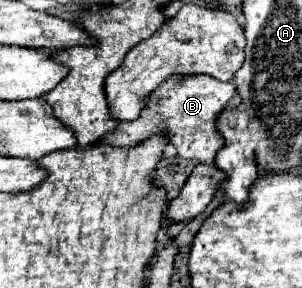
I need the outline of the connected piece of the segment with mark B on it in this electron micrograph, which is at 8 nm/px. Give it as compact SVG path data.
M191 75L187 79L169 79L163 87L151 93L147 107L141 111L137 121L119 123L113 133L103 137L105 145L113 147L135 147L153 135L167 135L167 147L171 159L161 159L155 167L155 187L165 187L167 201L175 199L183 189L193 167L199 163L213 163L219 147L223 147L223 137L215 129L215 119L221 109L235 95L233 83L219 83L217 79L205 75Z

